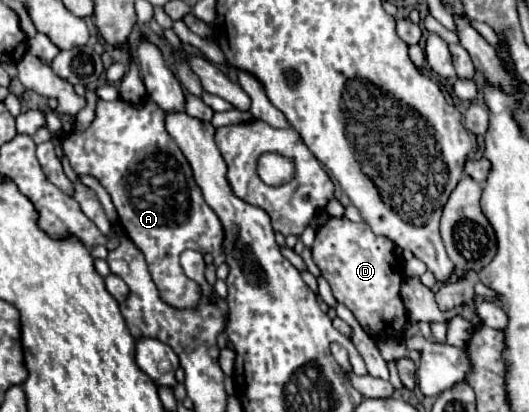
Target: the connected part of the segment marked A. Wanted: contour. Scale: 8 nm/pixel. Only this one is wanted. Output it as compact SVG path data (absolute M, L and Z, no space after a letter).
M97 100L95 118L91 126L83 132L65 134L61 140L63 152L69 158L71 168L77 174L89 174L99 180L99 184L109 192L115 210L119 214L121 226L133 244L143 252L153 282L157 284L161 298L175 308L193 308L199 300L199 288L193 280L189 280L181 268L179 256L185 250L197 250L201 254L221 252L223 242L223 226L217 214L205 204L199 186L193 180L191 166L185 160L183 152L177 148L169 132L165 132L165 114L153 100L143 100L139 104L131 104L127 100L105 102Z

